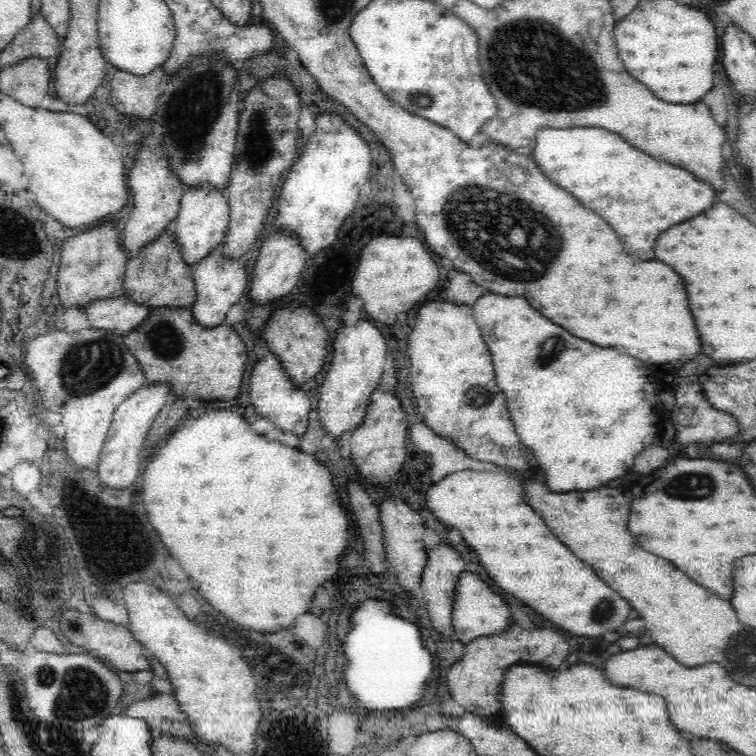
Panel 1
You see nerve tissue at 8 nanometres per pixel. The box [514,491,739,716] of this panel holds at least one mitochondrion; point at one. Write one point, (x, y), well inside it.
(603, 610)

